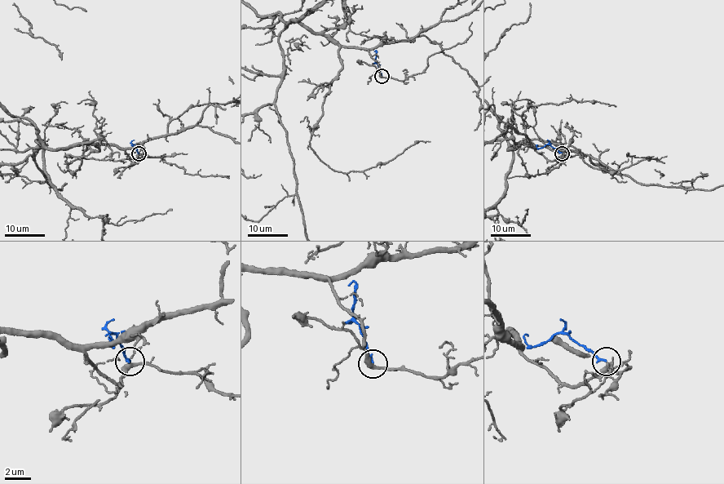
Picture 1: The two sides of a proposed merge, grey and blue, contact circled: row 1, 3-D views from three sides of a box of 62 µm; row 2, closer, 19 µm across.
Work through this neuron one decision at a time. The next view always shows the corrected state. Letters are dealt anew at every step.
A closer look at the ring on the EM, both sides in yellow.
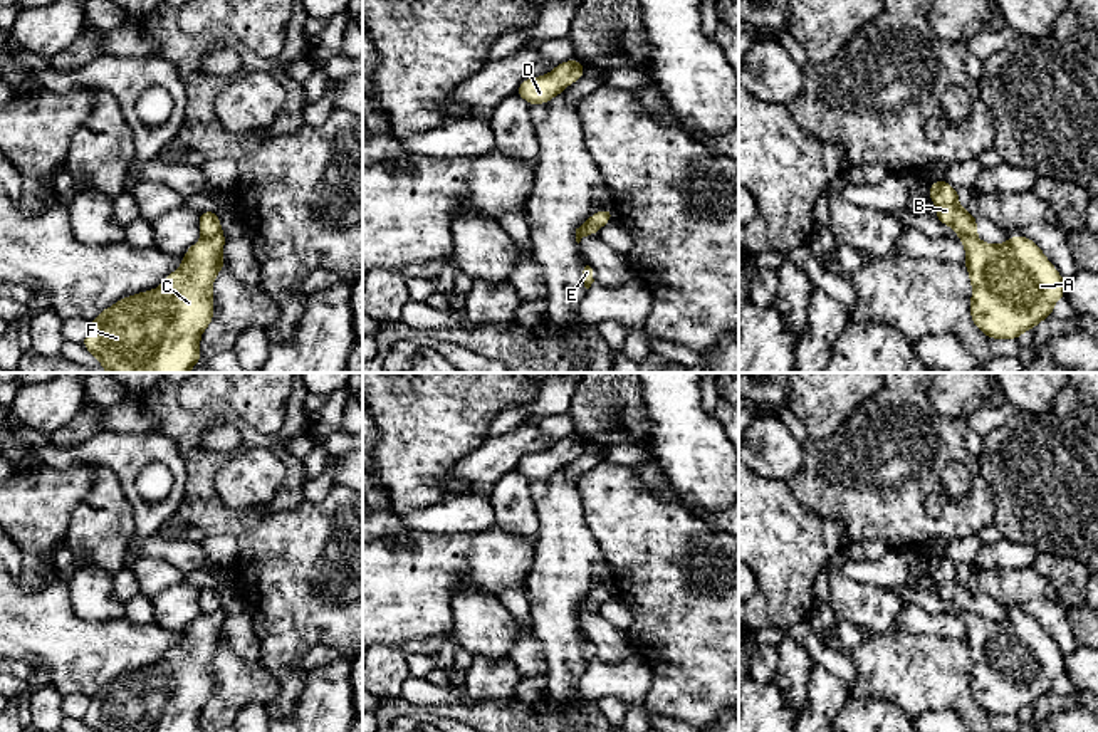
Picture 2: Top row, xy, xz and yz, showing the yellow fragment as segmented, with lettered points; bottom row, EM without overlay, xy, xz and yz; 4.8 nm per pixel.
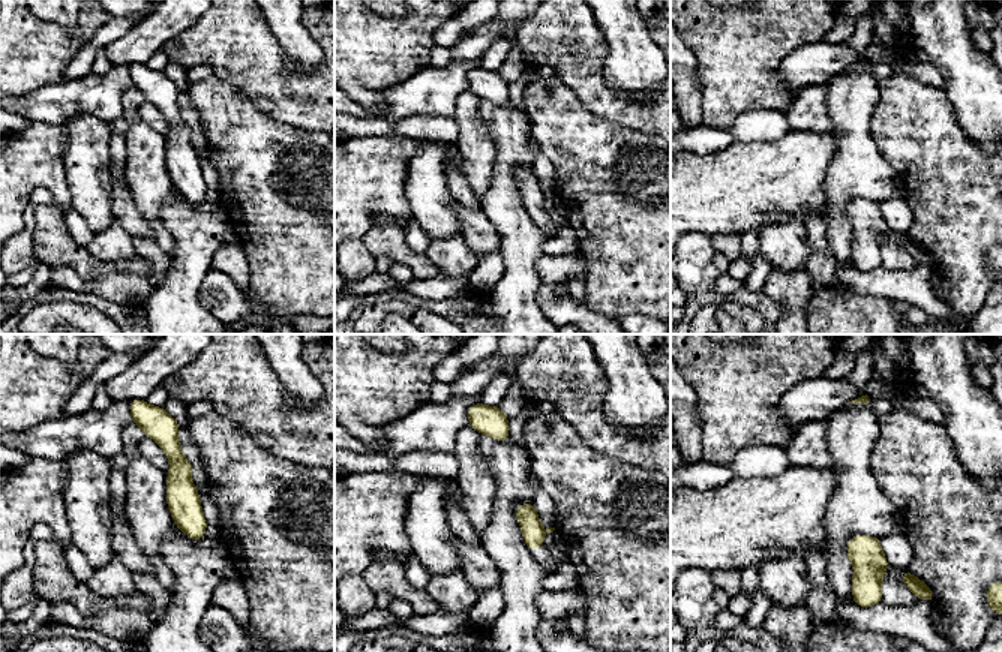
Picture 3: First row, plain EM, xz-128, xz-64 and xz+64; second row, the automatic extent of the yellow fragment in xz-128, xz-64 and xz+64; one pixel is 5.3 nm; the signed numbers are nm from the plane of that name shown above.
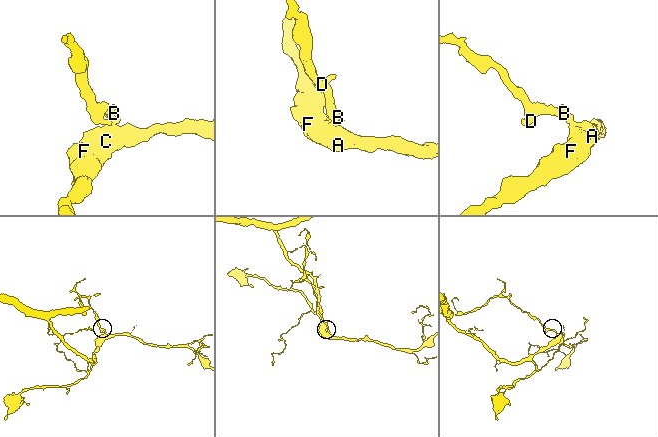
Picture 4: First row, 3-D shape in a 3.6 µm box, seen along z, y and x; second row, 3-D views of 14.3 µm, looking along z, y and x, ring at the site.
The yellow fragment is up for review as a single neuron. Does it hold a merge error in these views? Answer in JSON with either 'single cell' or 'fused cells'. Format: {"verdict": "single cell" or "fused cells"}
{"verdict": "fused cells"}

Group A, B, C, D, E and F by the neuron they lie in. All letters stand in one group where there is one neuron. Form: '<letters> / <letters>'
A C E F / B D

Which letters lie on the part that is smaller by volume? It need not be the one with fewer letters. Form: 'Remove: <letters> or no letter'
Remove: B, D

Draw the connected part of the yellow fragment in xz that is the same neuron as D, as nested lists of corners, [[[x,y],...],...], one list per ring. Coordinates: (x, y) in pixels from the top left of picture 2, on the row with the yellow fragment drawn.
[[[576,59],[559,64],[542,77],[531,77],[519,84],[517,96],[525,99],[531,106],[544,104],[561,94],[571,82],[583,77],[586,67]]]

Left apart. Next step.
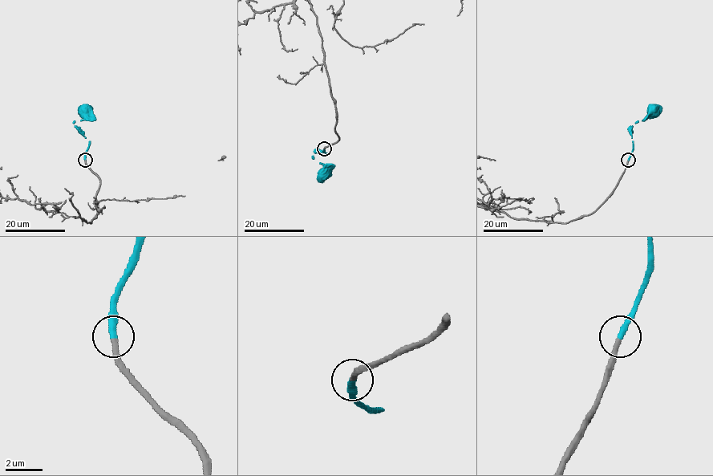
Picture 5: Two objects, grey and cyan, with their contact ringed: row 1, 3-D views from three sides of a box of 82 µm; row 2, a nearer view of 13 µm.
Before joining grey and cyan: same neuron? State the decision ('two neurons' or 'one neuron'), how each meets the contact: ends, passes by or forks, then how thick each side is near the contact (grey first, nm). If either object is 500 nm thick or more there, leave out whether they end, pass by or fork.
one neuron; grey ends there; cyan ends there; 280 nm thick on the grey side, 360 nm on the other

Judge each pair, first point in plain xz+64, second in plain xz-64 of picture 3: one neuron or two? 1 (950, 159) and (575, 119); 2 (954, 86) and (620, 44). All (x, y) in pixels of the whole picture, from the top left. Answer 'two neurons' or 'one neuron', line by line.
1: one neuron
2: one neuron

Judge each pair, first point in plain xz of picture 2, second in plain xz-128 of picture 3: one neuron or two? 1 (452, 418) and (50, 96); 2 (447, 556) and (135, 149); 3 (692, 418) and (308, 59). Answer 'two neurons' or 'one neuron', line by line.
1: two neurons
2: two neurons
3: one neuron

